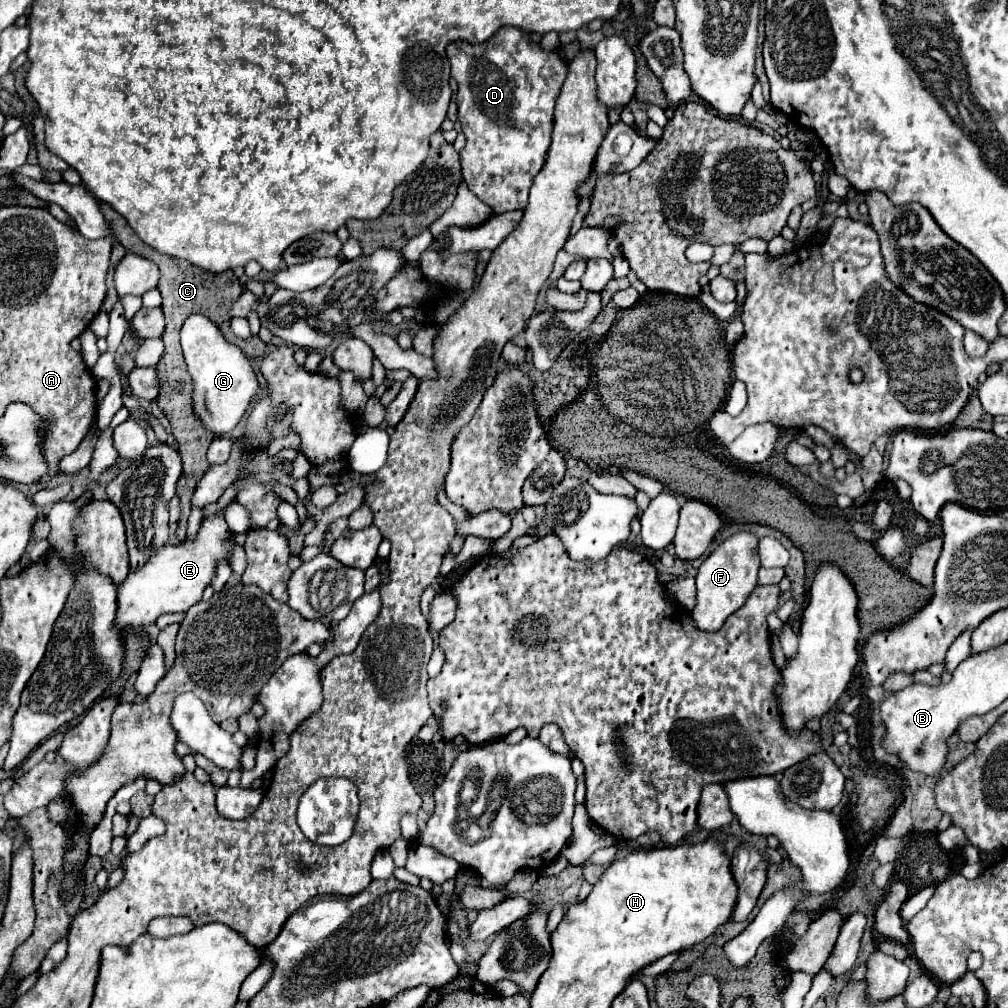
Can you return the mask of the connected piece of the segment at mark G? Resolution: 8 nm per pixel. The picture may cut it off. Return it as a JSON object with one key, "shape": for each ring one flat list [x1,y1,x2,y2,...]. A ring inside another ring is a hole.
{"shape":[[192,314,186,318,180,330,180,342,188,364,188,372,192,374,194,380,192,400,194,400,196,416,204,422,208,430,212,430,218,436,232,432,246,414,254,396,258,396,260,392,250,360,238,346,230,344,222,336,220,328,210,318,202,314,196,316]]}

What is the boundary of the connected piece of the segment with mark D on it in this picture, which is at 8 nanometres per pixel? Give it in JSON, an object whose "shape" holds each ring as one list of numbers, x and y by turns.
{"shape":[[506,26,482,44,450,42,446,56,452,66,452,78,458,82,458,122,466,134,466,146,460,152,460,164,468,188,496,214,524,210,528,202,528,190,544,166,550,148,554,104,568,72,562,54,558,52,556,58,556,52,548,52,540,48,540,44,532,42,530,32]]}

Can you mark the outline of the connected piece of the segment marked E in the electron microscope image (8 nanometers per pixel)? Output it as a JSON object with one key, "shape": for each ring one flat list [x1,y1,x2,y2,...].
{"shape":[[222,510,210,514,202,520,200,532,194,542,182,542,180,546,164,546,162,550,154,552,150,560,138,570,130,572,128,578,118,586,118,610,116,610,116,628,118,630,140,630,156,624,158,616,170,612,186,612,192,604,202,598,202,590,210,584,216,562,226,560,224,542,232,540,234,534,226,528,222,518]]}

